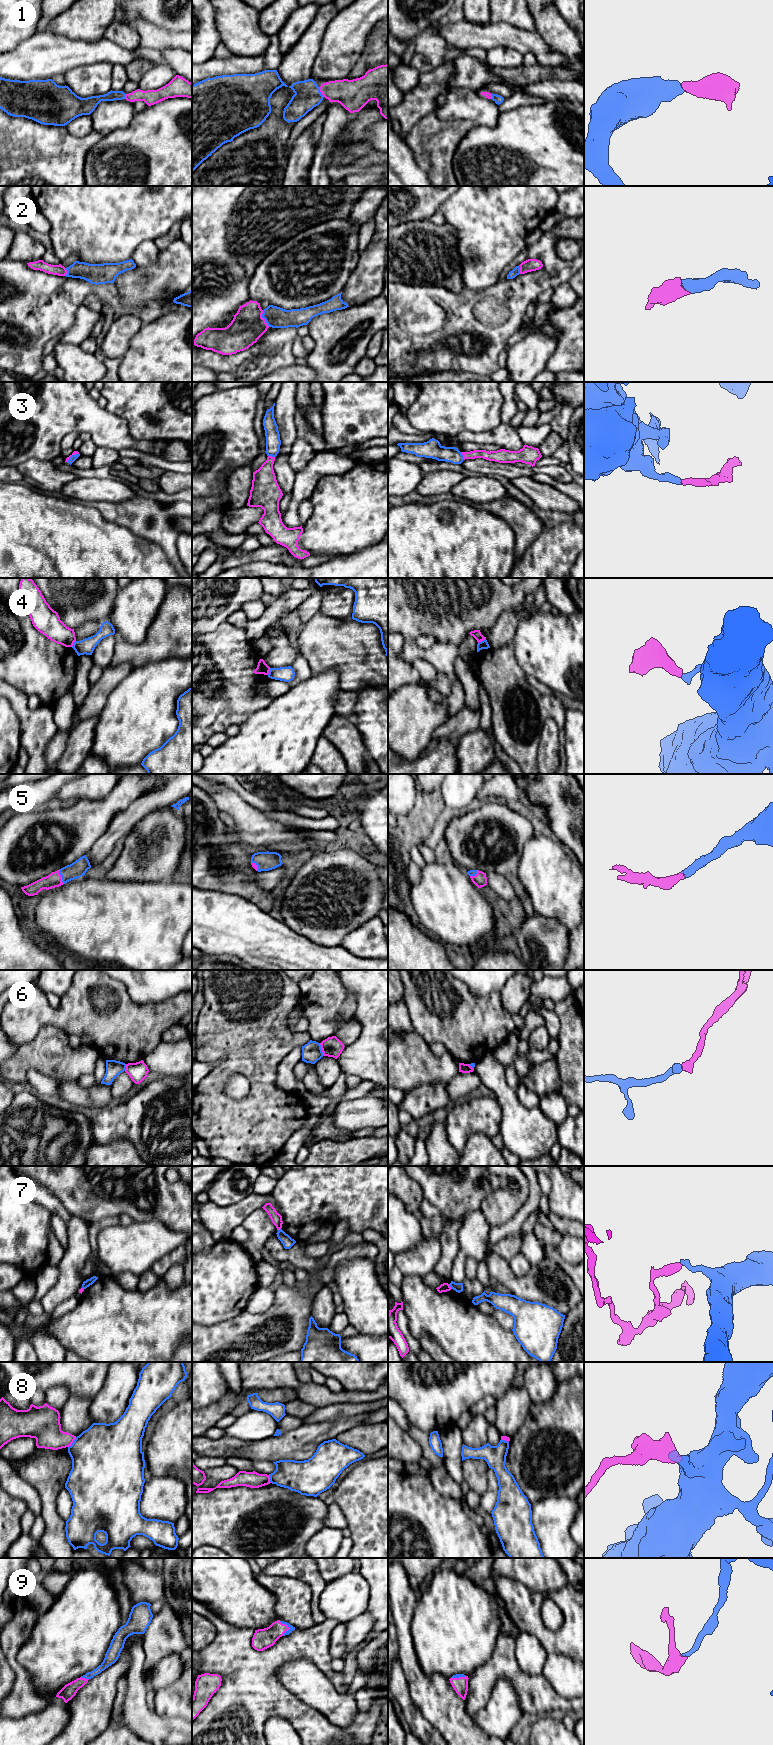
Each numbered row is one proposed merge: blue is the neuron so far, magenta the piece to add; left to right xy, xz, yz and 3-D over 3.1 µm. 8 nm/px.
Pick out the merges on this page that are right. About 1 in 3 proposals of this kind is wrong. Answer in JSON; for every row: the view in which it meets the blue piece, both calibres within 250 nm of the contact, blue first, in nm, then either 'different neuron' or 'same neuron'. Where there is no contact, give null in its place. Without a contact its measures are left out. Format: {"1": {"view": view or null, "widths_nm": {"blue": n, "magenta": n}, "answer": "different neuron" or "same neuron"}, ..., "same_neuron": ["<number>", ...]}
{"1": {"view": "xz", "widths_nm": {"blue": 220, "magenta": 240}, "answer": "same neuron"}, "2": {"view": "xz", "widths_nm": {"blue": 170, "magenta": 260}, "answer": "same neuron"}, "3": {"view": "yz", "widths_nm": {"blue": 140, "magenta": 80}, "answer": "same neuron"}, "4": {"view": "yz", "widths_nm": {"blue": 70, "magenta": 70}, "answer": "different neuron"}, "5": {"view": "xy", "widths_nm": {"blue": 140, "magenta": 120}, "answer": "same neuron"}, "6": {"view": "xz", "widths_nm": {"blue": 160, "magenta": 160}, "answer": "different neuron"}, "7": {"view": "yz", "widths_nm": {"blue": 80, "magenta": 70}, "answer": "different neuron"}, "8": {"view": "xy", "widths_nm": {"blue": 480, "magenta": 240}, "answer": "different neuron"}, "9": {"view": "xz", "widths_nm": {"blue": 40, "magenta": 160}, "answer": "same neuron"}, "same_neuron": ["1", "2", "3", "5", "9"]}

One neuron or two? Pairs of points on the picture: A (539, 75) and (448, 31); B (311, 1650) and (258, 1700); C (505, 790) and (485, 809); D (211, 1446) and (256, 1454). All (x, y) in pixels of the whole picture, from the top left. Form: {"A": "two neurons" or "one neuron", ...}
{"A": "two neurons", "B": "one neuron", "C": "two neurons", "D": "two neurons"}

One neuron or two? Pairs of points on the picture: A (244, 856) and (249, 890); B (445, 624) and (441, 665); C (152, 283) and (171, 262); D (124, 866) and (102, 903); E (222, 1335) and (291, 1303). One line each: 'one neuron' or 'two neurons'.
A: one neuron
B: two neurons
C: one neuron
D: two neurons
E: one neuron

